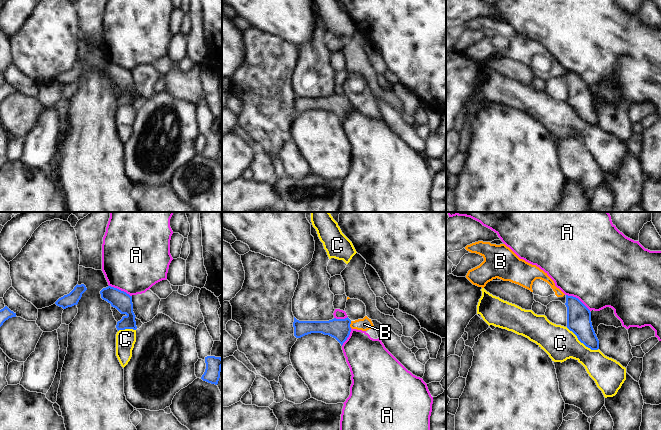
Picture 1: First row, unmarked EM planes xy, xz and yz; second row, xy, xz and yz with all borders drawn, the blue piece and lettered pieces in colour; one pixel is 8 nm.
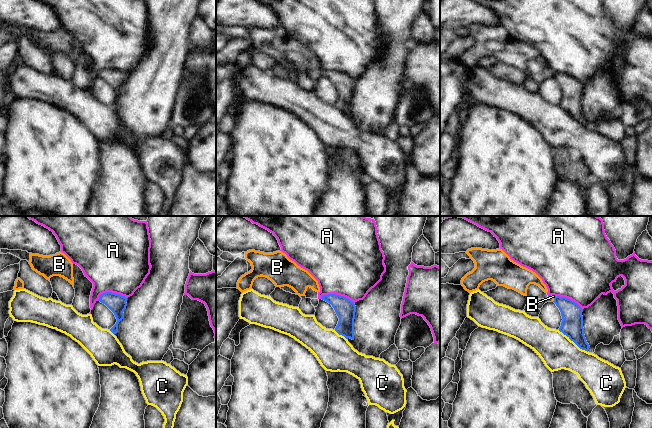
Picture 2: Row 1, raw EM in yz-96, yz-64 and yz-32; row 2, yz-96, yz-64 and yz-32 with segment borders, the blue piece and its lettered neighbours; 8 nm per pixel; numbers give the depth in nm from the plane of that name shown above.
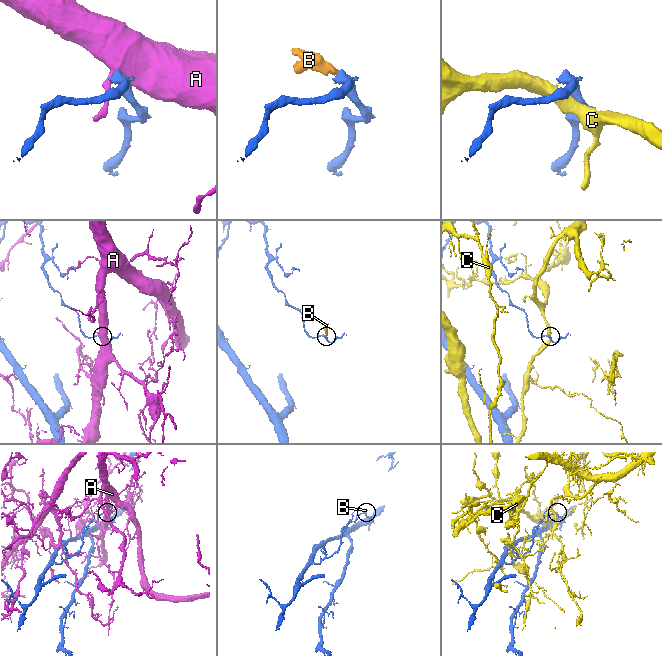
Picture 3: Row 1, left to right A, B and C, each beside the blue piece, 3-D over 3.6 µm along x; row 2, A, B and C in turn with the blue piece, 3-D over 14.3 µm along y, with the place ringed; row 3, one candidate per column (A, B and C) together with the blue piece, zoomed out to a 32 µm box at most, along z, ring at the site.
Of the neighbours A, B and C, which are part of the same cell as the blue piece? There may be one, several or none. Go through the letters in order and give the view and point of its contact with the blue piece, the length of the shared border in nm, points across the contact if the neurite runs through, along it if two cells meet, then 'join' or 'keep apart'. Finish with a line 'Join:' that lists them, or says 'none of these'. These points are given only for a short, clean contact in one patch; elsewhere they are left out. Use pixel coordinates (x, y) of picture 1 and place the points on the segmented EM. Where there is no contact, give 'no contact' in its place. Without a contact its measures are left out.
A: meets blue in yz at (577, 298); contact 240 nm long; keep apart
B: meets blue in xz at (350, 323); contact 60 nm long; border along xz (351, 321), (350, 327); keep apart
C: meets blue in yz at (582, 342); contact 320 nm long; keep apart
Join: none of these

